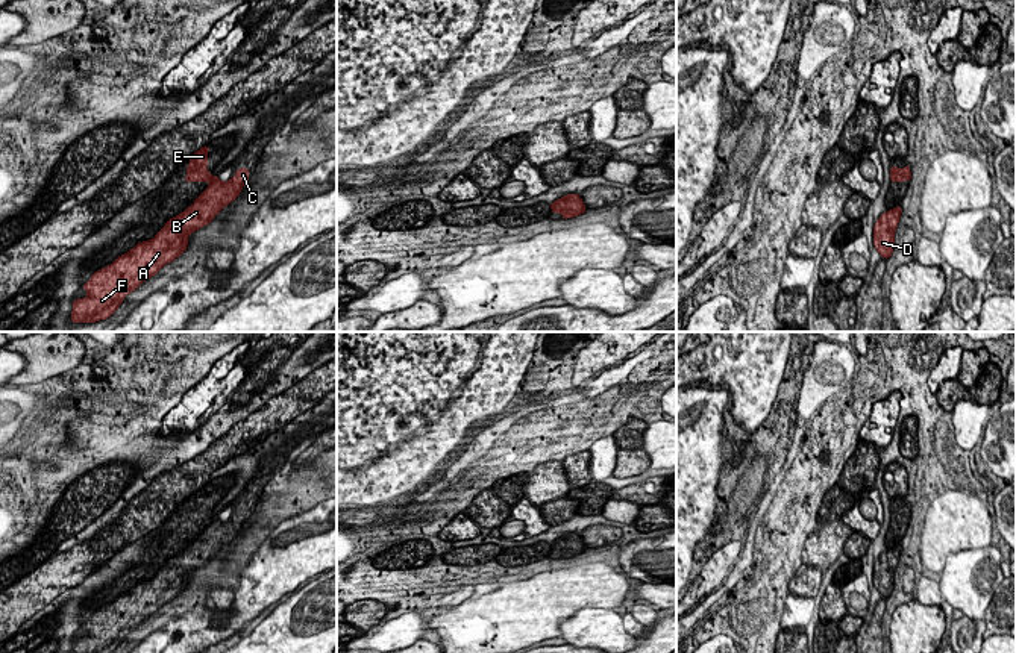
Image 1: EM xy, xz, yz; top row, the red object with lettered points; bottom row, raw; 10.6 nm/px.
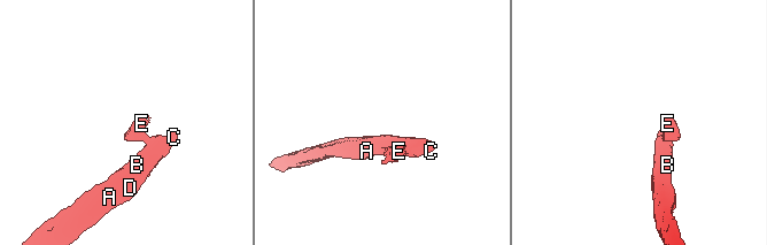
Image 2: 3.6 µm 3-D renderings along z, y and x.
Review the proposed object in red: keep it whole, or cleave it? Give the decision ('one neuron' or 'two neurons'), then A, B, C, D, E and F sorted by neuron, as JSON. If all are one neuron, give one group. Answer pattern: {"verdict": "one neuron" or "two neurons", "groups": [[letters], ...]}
{"verdict": "one neuron", "groups": [["A", "B", "C", "D", "E", "F"]]}

